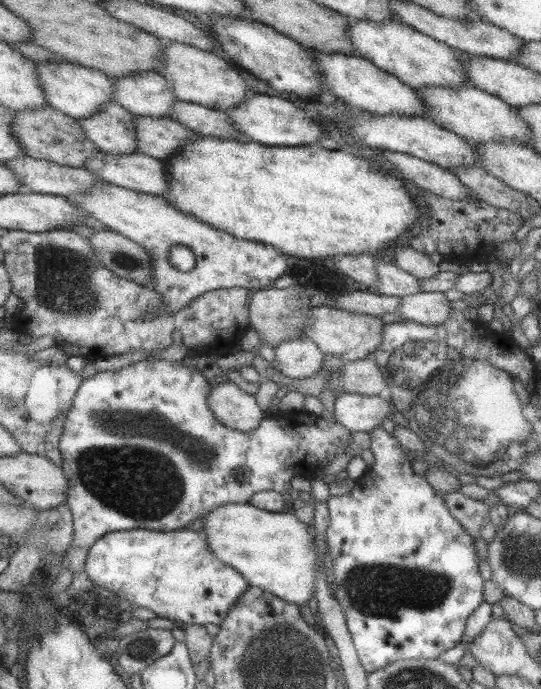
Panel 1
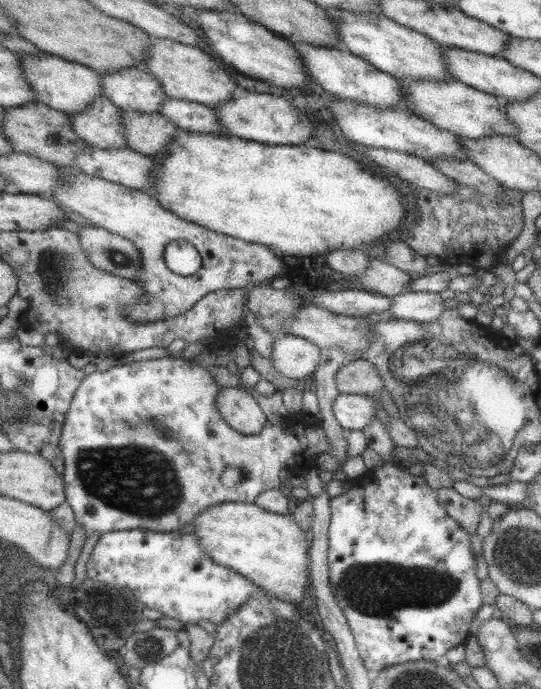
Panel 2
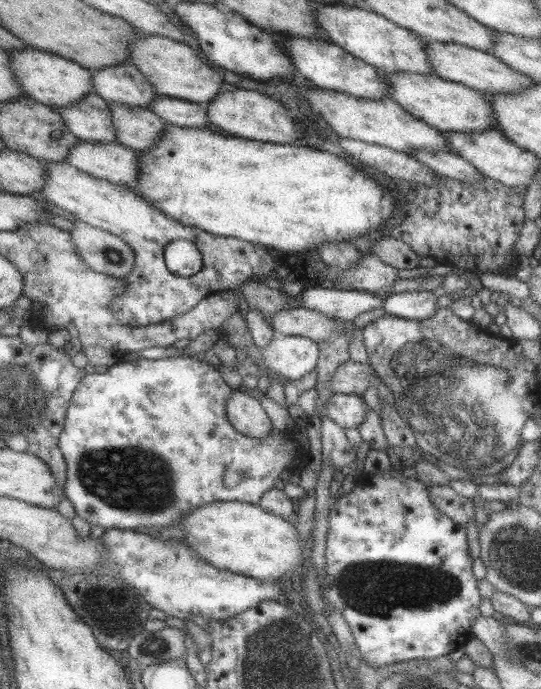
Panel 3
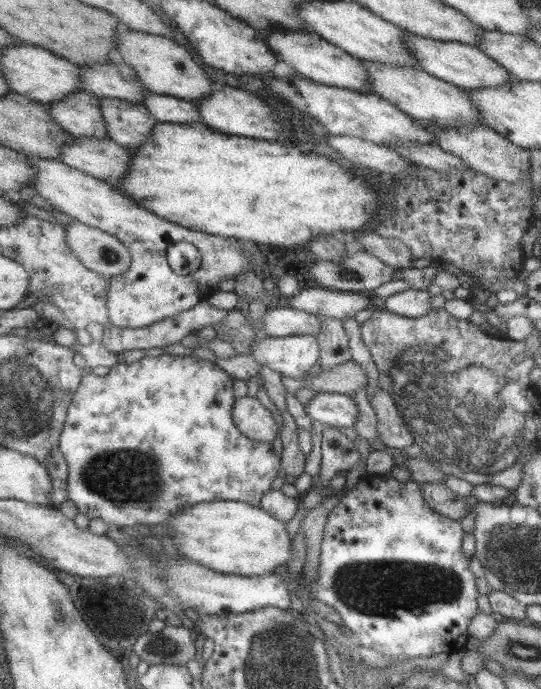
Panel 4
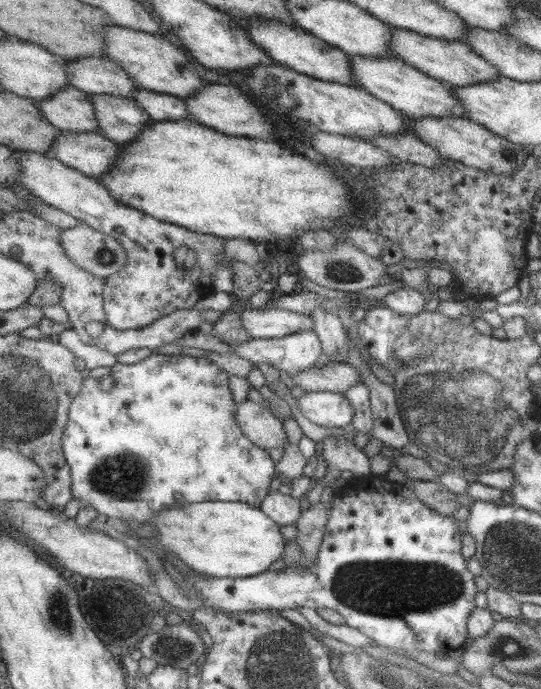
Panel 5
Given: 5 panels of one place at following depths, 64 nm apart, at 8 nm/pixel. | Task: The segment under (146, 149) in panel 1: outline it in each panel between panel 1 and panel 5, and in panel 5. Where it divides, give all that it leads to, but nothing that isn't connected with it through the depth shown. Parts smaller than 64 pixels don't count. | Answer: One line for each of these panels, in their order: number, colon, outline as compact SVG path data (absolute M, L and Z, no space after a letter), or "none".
2: M121 110L121 124L127 148L151 156L159 154L167 144L171 144L177 126L165 116L155 112L129 112Z
3: M109 102L109 116L113 122L115 142L125 148L131 148L133 152L145 152L153 148L163 128L167 126L167 122L155 116L149 108L139 106Z
4: M99 98L101 116L107 128L107 138L123 148L139 148L145 144L157 120L143 104L131 104L127 100Z
5: M91 94L89 96L95 120L97 134L109 138L115 144L129 144L137 134L151 122L149 114L133 98L109 96L109 94Z

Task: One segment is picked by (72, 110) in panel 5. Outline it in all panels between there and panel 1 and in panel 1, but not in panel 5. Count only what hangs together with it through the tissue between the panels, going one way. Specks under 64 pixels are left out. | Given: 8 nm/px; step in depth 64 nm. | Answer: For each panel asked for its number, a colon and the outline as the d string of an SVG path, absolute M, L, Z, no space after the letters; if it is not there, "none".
1: M113 100L105 102L89 118L79 118L79 128L99 152L129 154L137 150L133 114Z
2: M105 96L95 98L85 110L67 114L73 132L93 148L125 148L121 110Z
3: M87 94L71 106L55 106L53 108L65 128L77 136L79 140L87 142L115 142L113 122L109 116L109 102L97 94Z
4: M75 90L57 102L49 102L47 110L55 124L59 124L61 130L69 132L71 136L107 138L107 128L101 116L99 102L101 100L97 96Z

